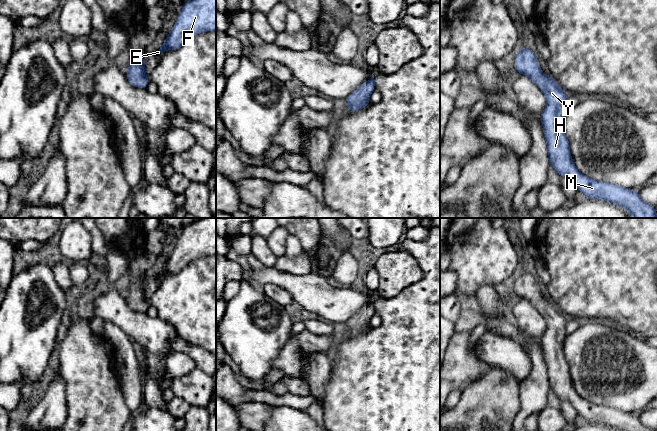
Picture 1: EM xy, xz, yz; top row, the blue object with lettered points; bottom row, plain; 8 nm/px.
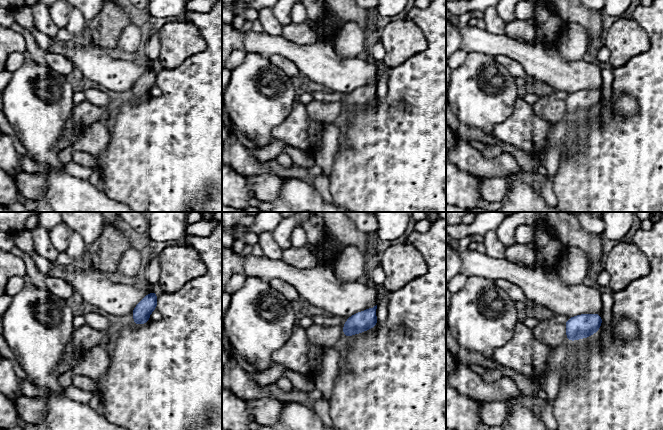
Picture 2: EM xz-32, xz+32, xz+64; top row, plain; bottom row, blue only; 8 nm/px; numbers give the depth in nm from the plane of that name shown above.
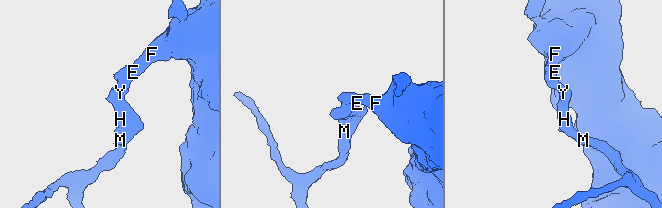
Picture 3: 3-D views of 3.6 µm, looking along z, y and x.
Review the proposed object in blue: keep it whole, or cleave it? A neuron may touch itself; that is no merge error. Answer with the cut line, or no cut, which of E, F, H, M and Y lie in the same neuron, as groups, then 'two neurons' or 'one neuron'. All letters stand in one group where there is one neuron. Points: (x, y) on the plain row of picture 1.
cut none; groups E F H M Y; one neuron

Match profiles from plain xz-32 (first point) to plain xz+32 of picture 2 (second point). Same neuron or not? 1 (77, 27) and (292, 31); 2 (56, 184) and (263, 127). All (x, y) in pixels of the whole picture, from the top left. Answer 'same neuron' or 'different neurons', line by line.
1: different neurons
2: same neuron

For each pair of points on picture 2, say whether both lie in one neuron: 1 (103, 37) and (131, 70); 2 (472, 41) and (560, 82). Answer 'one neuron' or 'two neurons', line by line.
1: two neurons
2: one neuron

